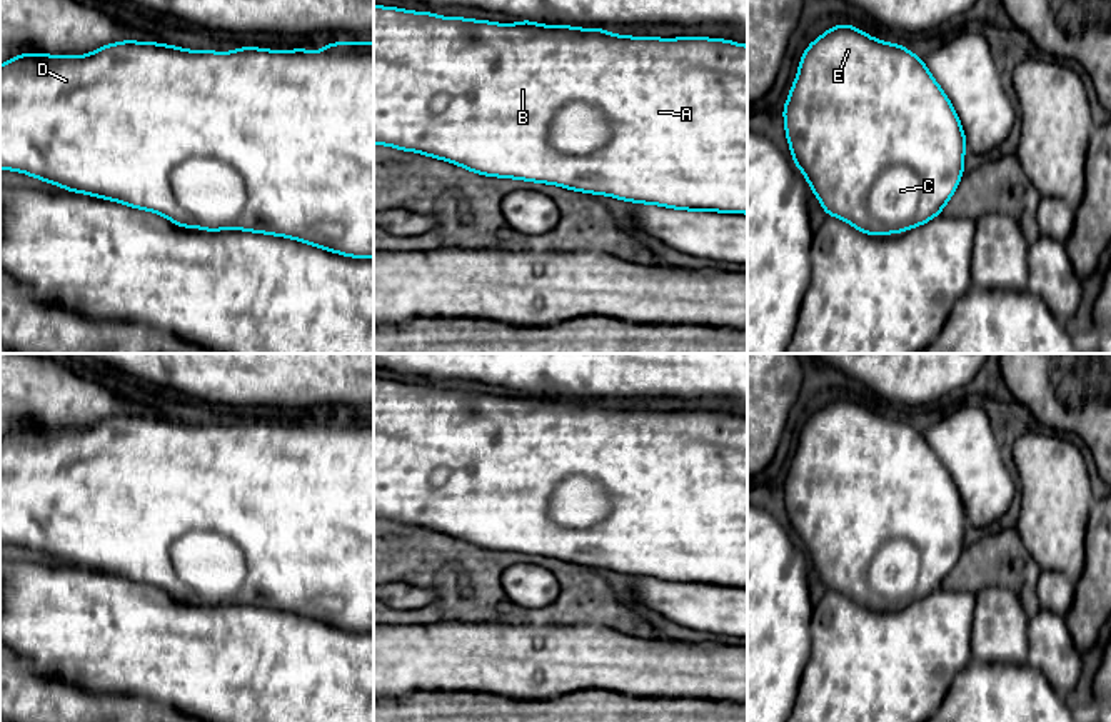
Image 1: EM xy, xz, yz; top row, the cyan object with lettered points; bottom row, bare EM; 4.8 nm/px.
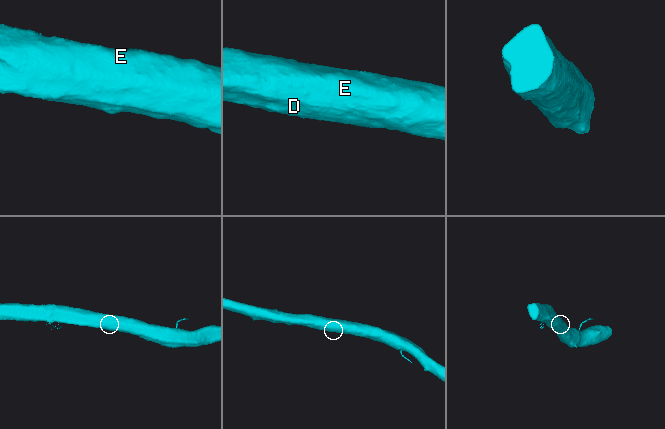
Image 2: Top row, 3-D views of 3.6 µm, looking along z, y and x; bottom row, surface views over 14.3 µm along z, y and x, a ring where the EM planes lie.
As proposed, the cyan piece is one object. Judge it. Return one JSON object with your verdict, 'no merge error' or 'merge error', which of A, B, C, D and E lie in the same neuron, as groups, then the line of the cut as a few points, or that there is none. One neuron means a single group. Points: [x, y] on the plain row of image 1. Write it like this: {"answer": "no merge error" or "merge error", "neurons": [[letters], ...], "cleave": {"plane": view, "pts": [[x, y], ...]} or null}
{"answer": "no merge error", "neurons": [["A", "B", "C", "D", "E"]], "cleave": null}

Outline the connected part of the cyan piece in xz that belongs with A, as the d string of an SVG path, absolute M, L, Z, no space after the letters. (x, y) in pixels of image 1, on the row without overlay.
M374 377L374 519L417 525L485 550L549 557L572 565L607 569L631 577L689 585L747 589L747 419L707 410L632 410L604 402L540 399L532 394L495 397L464 390L440 390Z

